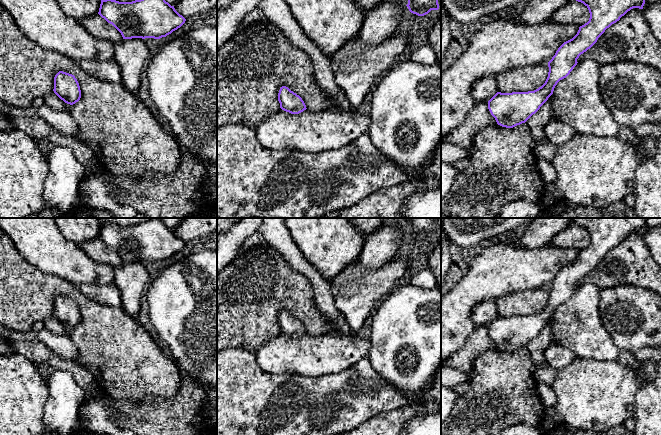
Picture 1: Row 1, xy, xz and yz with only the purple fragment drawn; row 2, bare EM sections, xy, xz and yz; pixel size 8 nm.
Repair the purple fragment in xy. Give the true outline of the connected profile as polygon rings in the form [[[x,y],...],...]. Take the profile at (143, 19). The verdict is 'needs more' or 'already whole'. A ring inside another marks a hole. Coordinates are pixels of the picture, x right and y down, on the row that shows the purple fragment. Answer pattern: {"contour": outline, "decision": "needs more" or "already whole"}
{"contour": [[[101,0],[98,14],[112,24],[123,39],[160,39],[180,28],[186,21],[165,0]]], "decision": "already whole"}

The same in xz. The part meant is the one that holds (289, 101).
{"contour": [[[286,86],[280,88],[278,101],[280,108],[291,114],[299,114],[307,109],[302,98]]], "decision": "already whole"}

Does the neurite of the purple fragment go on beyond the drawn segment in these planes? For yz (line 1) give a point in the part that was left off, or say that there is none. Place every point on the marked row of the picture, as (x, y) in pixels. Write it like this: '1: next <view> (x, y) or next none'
1: next none

